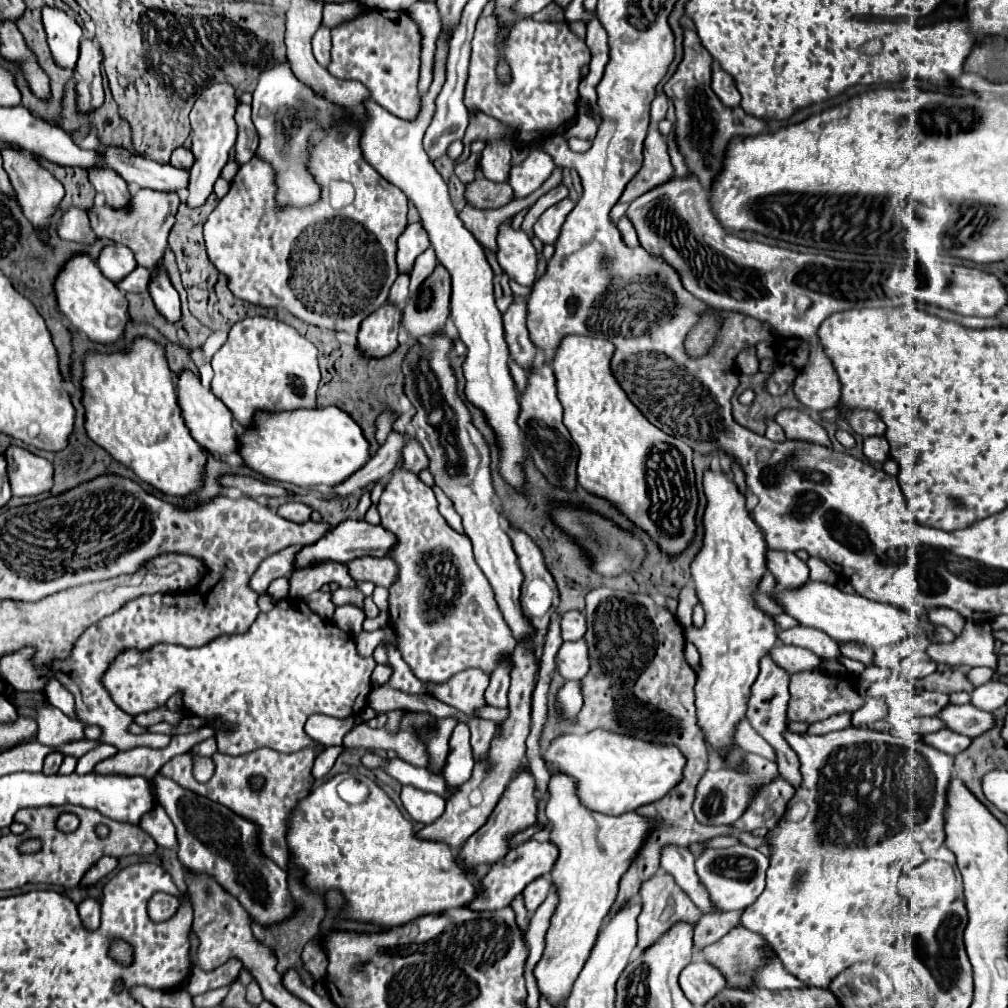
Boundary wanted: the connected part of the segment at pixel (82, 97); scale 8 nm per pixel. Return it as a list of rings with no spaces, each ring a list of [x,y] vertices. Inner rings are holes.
[[[84,39],[80,45],[80,57],[74,69],[74,73],[80,77],[80,81],[76,83],[76,93],[78,93],[76,107],[78,107],[78,113],[82,115],[92,113],[104,103],[100,61],[102,61],[100,49],[92,41]]]

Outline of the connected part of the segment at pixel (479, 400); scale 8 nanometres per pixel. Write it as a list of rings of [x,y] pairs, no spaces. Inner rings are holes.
[[[446,29],[441,31],[436,43],[436,54],[434,62],[434,73],[432,87],[424,95],[424,107],[418,115],[418,121],[402,121],[388,113],[384,107],[380,107],[376,101],[368,99],[364,103],[366,117],[362,119],[360,133],[360,149],[364,159],[376,167],[376,171],[394,183],[398,189],[406,193],[406,197],[414,203],[422,217],[422,225],[428,233],[430,245],[436,251],[438,261],[450,271],[452,275],[452,321],[460,333],[460,339],[468,347],[468,353],[464,357],[462,369],[466,377],[464,395],[466,401],[478,407],[490,429],[496,437],[498,447],[498,473],[500,477],[520,495],[526,495],[526,447],[520,439],[520,427],[516,423],[520,413],[516,383],[510,373],[510,351],[504,339],[504,325],[502,325],[502,313],[496,307],[494,297],[494,271],[490,263],[486,261],[484,247],[476,241],[476,237],[464,227],[462,219],[458,217],[458,211],[452,205],[448,185],[444,183],[442,175],[434,169],[430,159],[426,157],[426,151],[422,147],[422,137],[426,127],[430,125],[430,117],[434,115],[434,101],[442,89],[446,78],[446,59],[448,56],[448,41],[451,34]]]

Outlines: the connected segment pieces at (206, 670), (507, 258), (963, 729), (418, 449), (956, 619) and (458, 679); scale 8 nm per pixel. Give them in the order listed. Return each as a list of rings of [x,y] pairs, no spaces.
[[[282,599],[282,601],[276,601],[274,609],[270,613],[260,613],[256,617],[256,621],[250,625],[250,629],[242,635],[224,635],[224,637],[216,637],[212,639],[210,643],[202,645],[202,647],[196,647],[196,649],[182,649],[180,645],[168,645],[168,643],[160,643],[160,645],[154,645],[150,649],[144,649],[144,651],[138,651],[138,649],[124,649],[120,651],[114,661],[108,665],[108,669],[104,671],[102,675],[102,685],[106,687],[106,691],[110,693],[112,701],[124,711],[128,713],[130,717],[136,717],[140,713],[146,713],[146,711],[152,711],[152,709],[158,709],[162,707],[172,695],[176,693],[182,693],[182,707],[188,715],[194,715],[194,717],[200,717],[206,721],[208,727],[212,727],[216,731],[214,739],[216,739],[217,748],[220,753],[226,753],[226,755],[244,755],[244,753],[250,753],[258,747],[270,747],[270,749],[276,749],[280,753],[296,753],[300,749],[324,749],[324,745],[320,745],[318,741],[312,741],[306,731],[304,731],[304,725],[306,725],[306,719],[314,713],[324,713],[324,715],[330,715],[330,717],[336,717],[336,719],[346,719],[346,717],[354,717],[354,715],[360,715],[366,705],[368,705],[368,695],[370,695],[370,675],[376,667],[376,661],[372,657],[364,659],[356,653],[356,641],[350,633],[338,629],[332,621],[324,621],[320,619],[316,613],[310,611],[310,607],[302,601],[302,599]]]
[[[510,219],[500,225],[496,257],[510,279],[520,285],[534,285],[536,249],[522,229],[512,229]]]
[[[946,705],[938,713],[938,719],[942,719],[944,727],[968,737],[982,735],[994,725],[992,713],[976,709],[974,705]]]
[[[406,435],[408,443],[406,443],[406,449],[404,449],[404,469],[412,471],[412,473],[420,473],[424,469],[428,469],[428,457],[422,449],[422,445],[418,445],[418,441],[414,441],[412,435]]]
[[[932,607],[932,609],[928,609],[926,619],[930,623],[934,623],[934,625],[948,627],[956,635],[960,635],[960,631],[964,627],[964,617],[960,613],[956,613],[954,609],[948,609],[948,607]]]
[[[468,669],[446,681],[446,685],[440,685],[434,697],[474,719],[478,717],[478,709],[486,707],[484,697],[474,697],[484,695],[484,685],[488,685],[488,677],[484,673],[478,673],[478,669]]]

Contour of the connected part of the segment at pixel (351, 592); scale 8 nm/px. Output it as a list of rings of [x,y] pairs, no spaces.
[[[338,587],[338,591],[332,591],[332,601],[334,601],[336,605],[352,603],[361,605],[362,608],[364,608],[363,598],[365,599],[365,596],[358,588],[340,589],[340,587]]]

